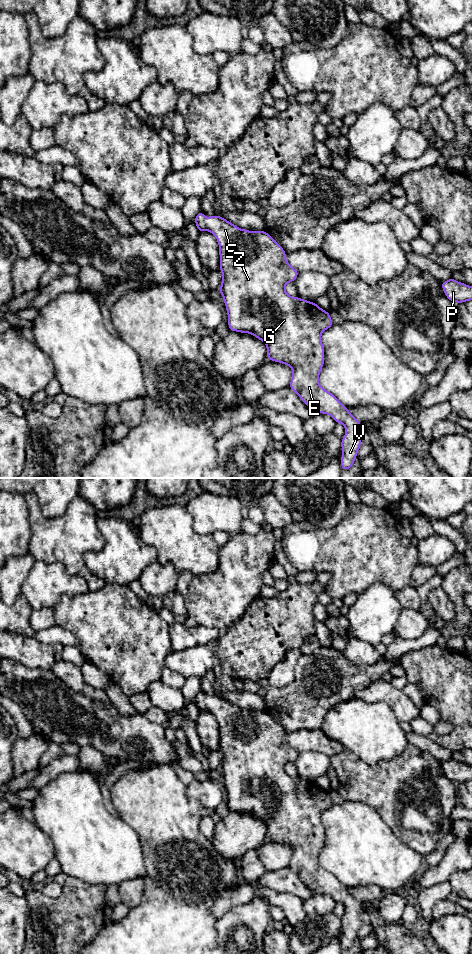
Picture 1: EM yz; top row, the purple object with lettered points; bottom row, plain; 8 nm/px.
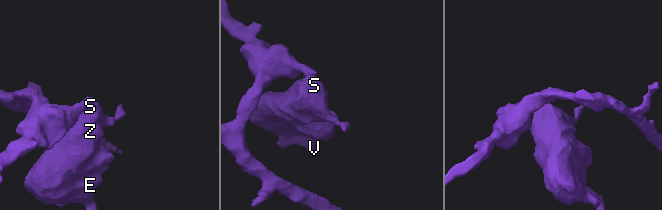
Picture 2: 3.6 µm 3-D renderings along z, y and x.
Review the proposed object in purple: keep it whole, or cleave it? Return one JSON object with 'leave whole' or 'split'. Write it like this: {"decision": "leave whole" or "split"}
{"decision": "leave whole"}

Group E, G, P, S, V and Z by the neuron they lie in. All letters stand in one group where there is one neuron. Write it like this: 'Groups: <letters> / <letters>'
Groups: E G P S V Z

